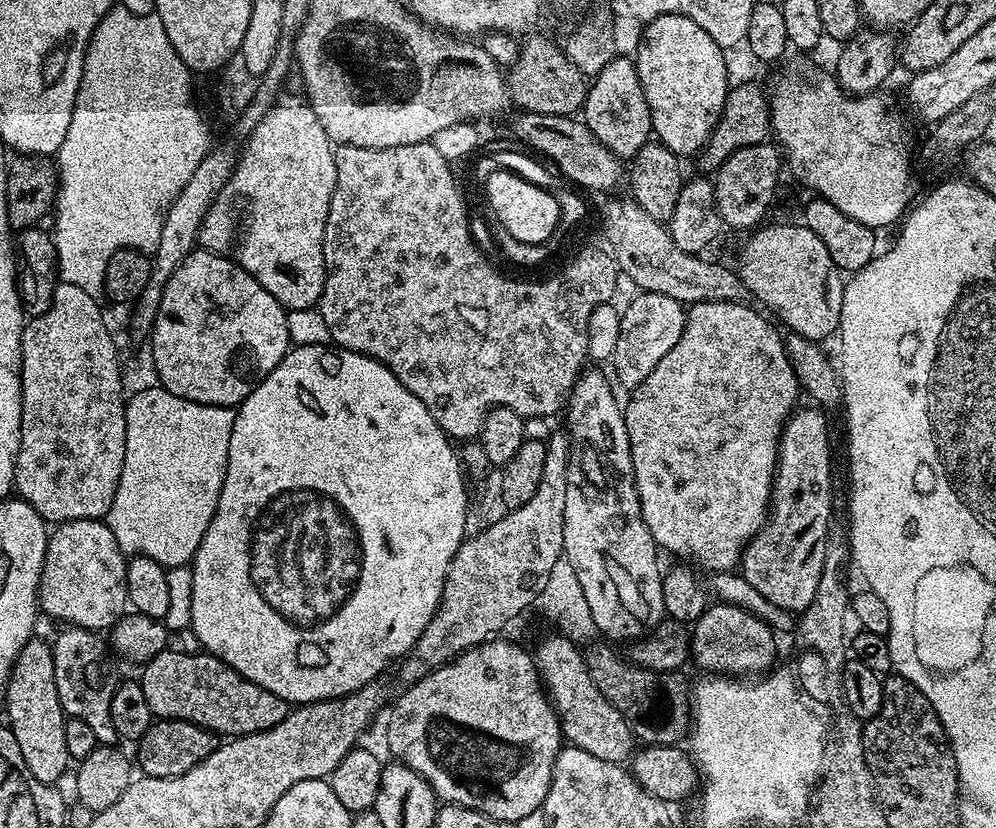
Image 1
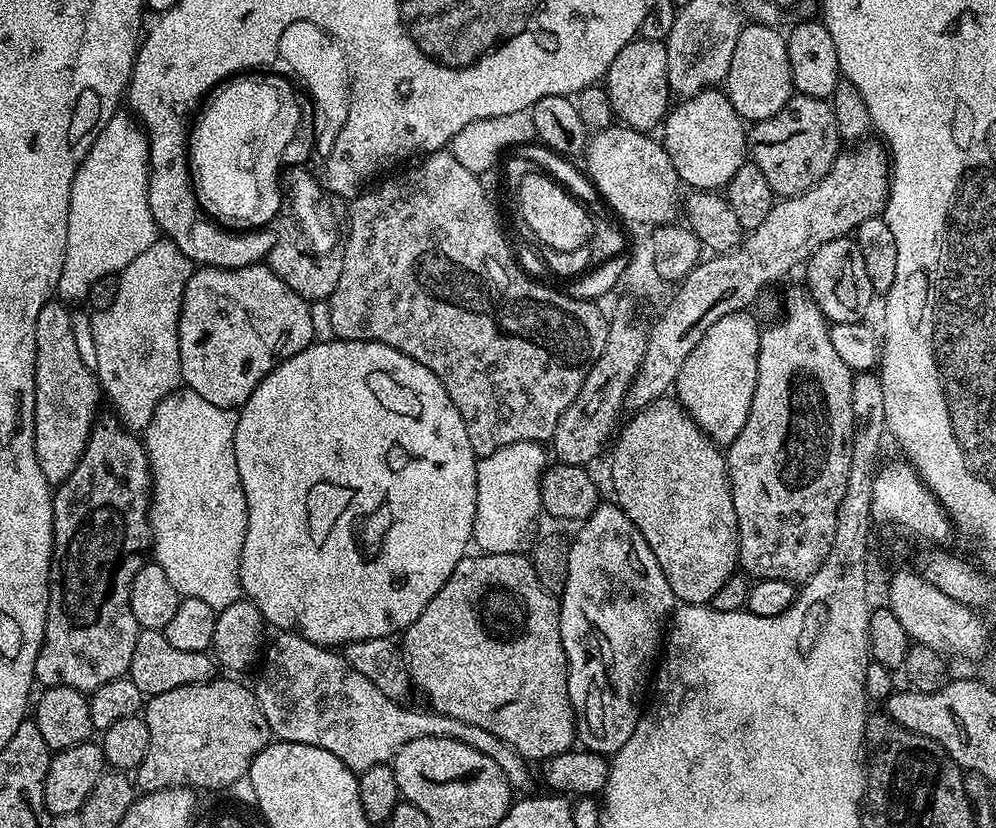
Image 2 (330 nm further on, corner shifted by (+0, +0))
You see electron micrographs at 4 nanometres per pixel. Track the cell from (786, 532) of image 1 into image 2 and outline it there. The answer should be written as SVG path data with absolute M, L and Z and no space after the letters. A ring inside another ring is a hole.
M792 288L788 297L784 300L784 313L767 329L761 331L760 343L756 357L756 389L750 406L750 414L732 444L727 445L726 459L728 462L728 477L732 483L732 497L734 498L734 510L738 514L738 526L740 527L740 562L739 567L749 577L756 580L791 580L803 582L809 576L813 576L826 562L830 554L830 546L834 546L834 532L838 508L842 498L846 494L846 482L850 474L850 462L852 461L852 431L854 426L854 406L852 405L852 377L854 372L848 368L834 350L830 342L829 321L826 312L820 308L800 288Z

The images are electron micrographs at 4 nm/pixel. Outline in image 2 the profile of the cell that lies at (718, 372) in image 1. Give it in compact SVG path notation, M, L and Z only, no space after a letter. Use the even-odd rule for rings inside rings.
M752 314L727 316L718 321L694 346L690 358L682 366L674 385L675 399L692 415L692 420L703 428L717 446L727 446L738 438L756 389L756 353L761 329L756 328ZM744 380L744 384L736 384Z

